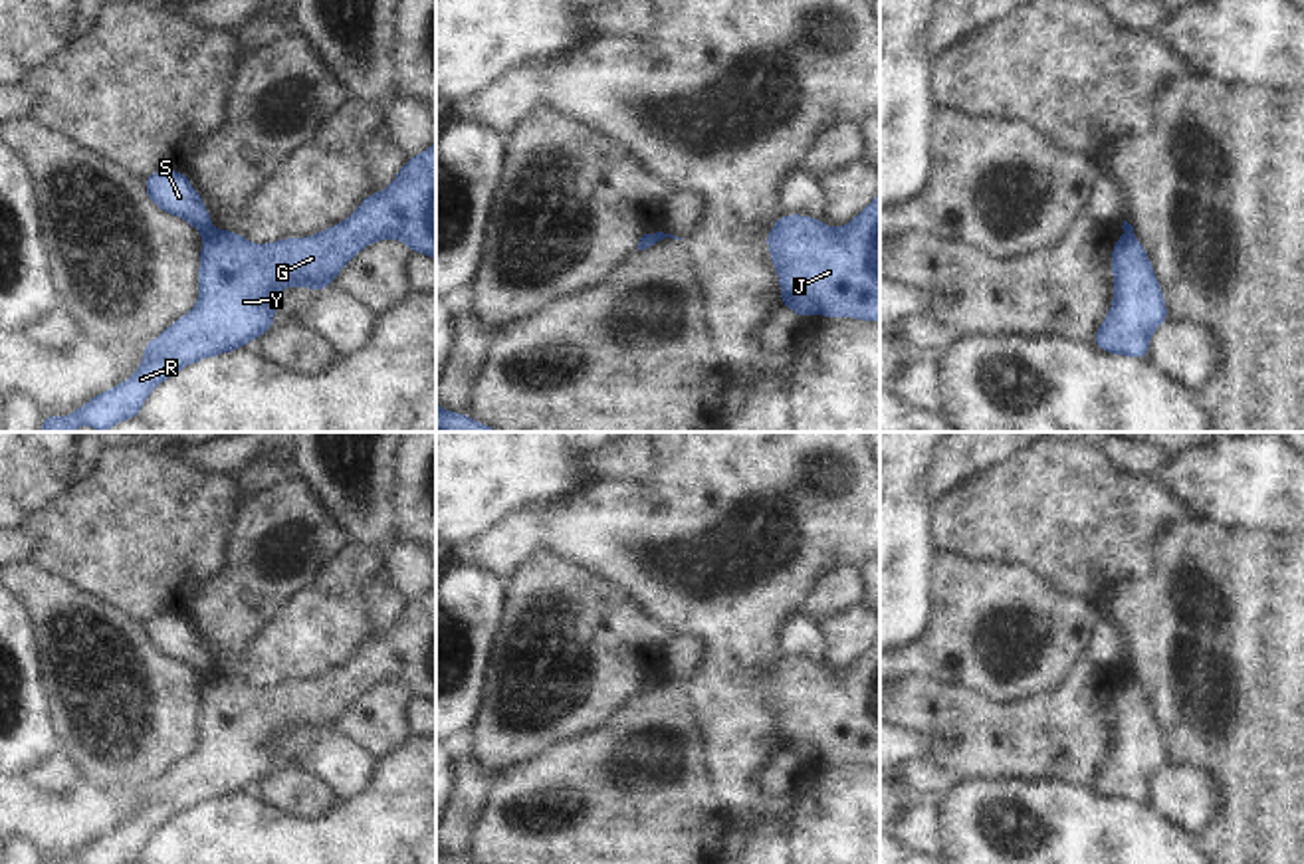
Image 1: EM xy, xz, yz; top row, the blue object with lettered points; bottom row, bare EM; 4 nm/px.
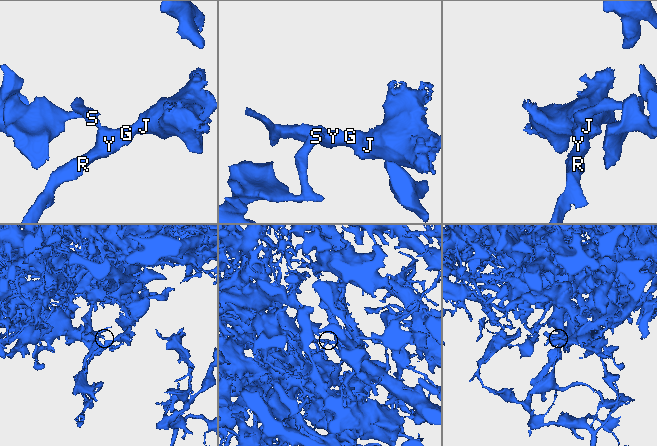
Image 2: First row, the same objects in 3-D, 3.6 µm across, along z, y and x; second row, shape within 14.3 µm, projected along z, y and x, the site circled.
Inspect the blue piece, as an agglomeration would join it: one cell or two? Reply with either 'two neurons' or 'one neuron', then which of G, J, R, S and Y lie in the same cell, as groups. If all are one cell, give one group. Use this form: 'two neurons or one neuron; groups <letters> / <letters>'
two neurons; groups G J R Y / S

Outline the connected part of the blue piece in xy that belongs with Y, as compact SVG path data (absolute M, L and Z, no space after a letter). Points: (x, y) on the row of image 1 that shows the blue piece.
M436 141L424 153L406 159L382 192L369 192L347 220L327 230L264 246L234 230L208 232L200 248L196 305L143 345L145 359L127 380L99 392L65 418L42 412L40 432L71 432L79 426L107 432L123 420L139 418L151 392L178 371L246 349L248 341L264 337L275 325L275 295L283 287L309 287L319 293L333 285L361 250L379 240L402 240L412 254L436 260Z

